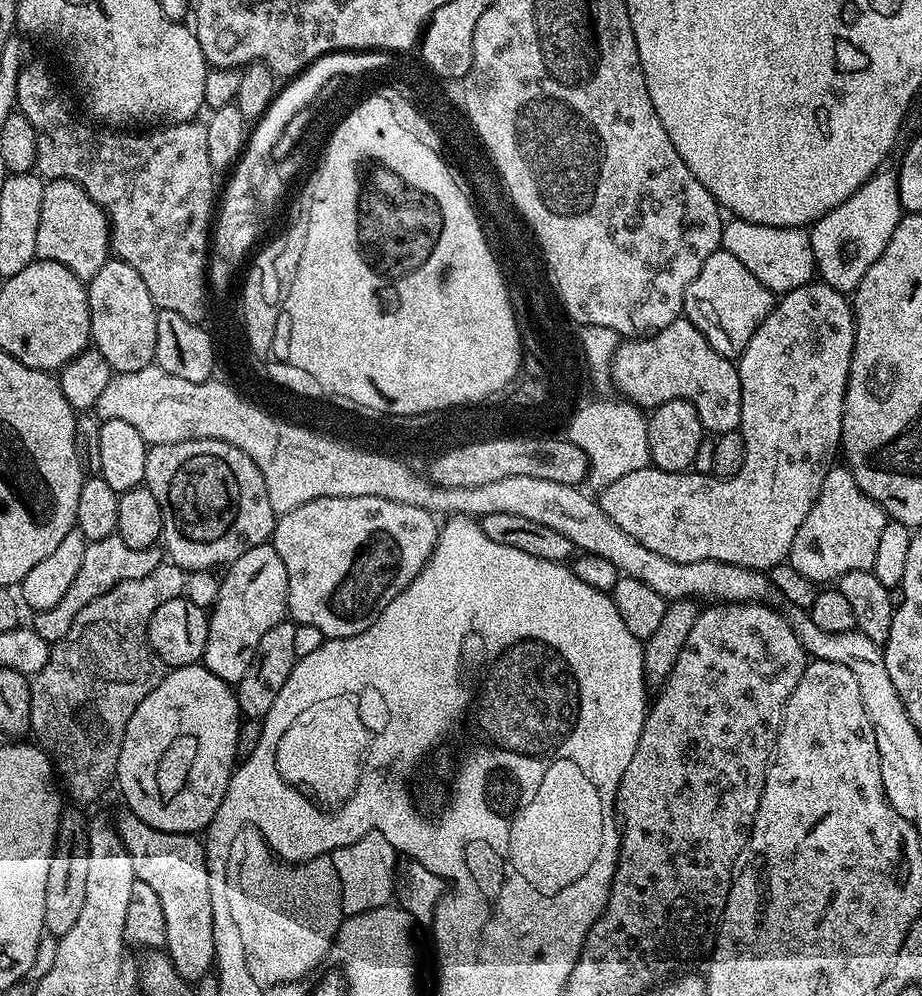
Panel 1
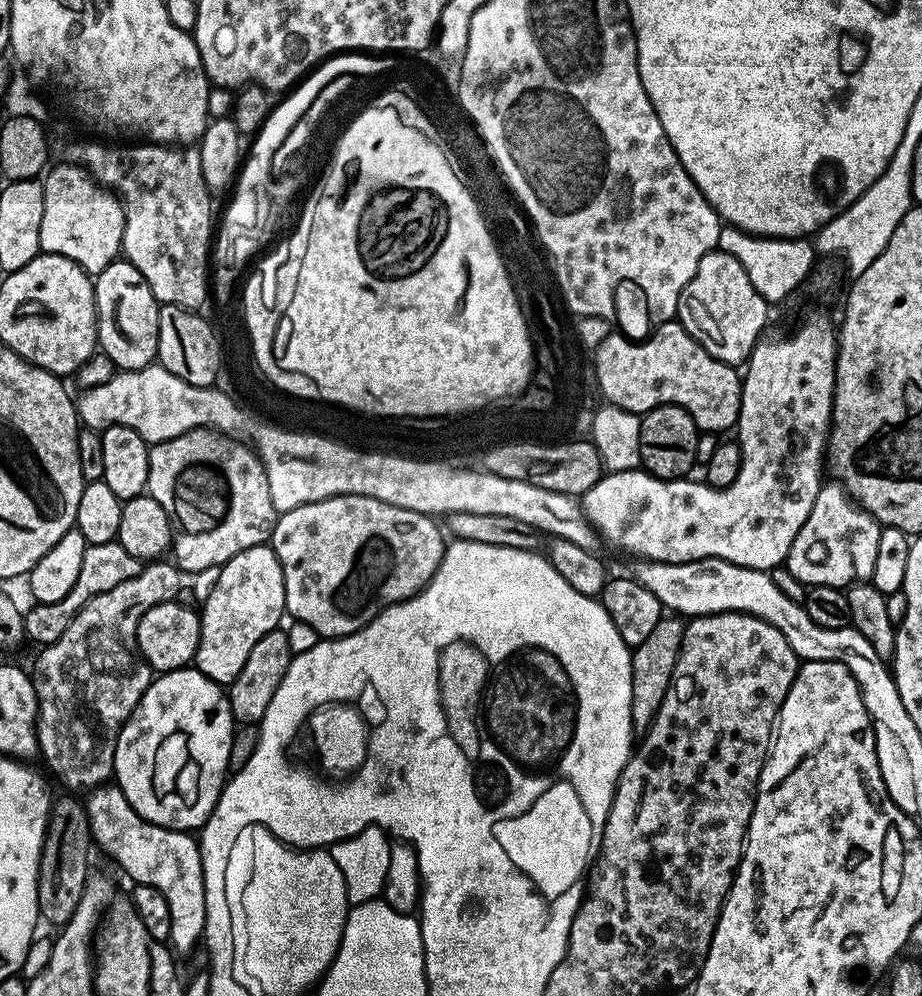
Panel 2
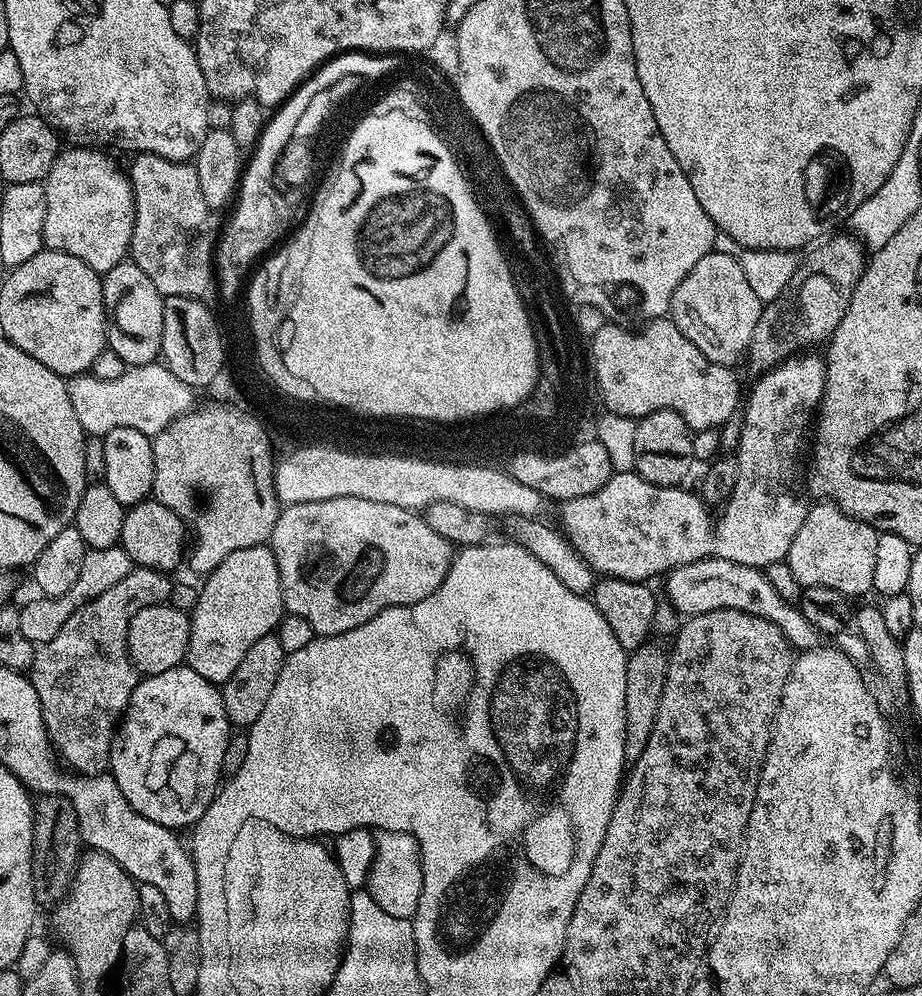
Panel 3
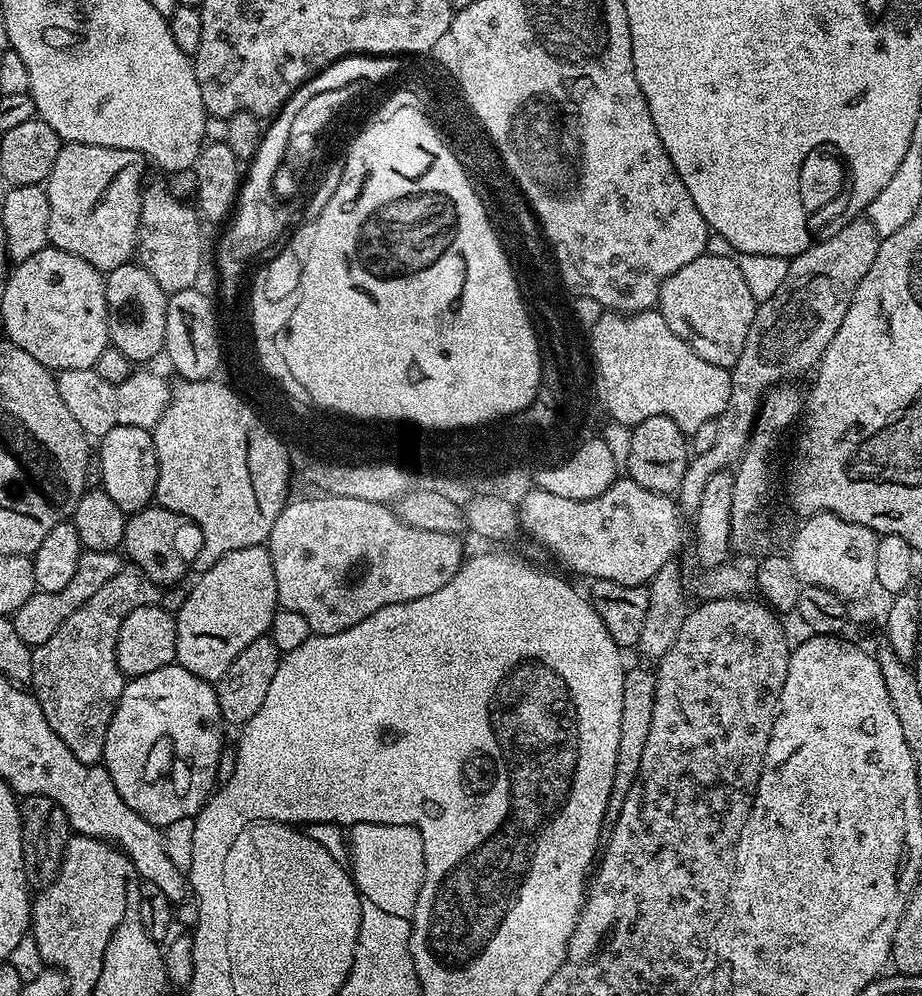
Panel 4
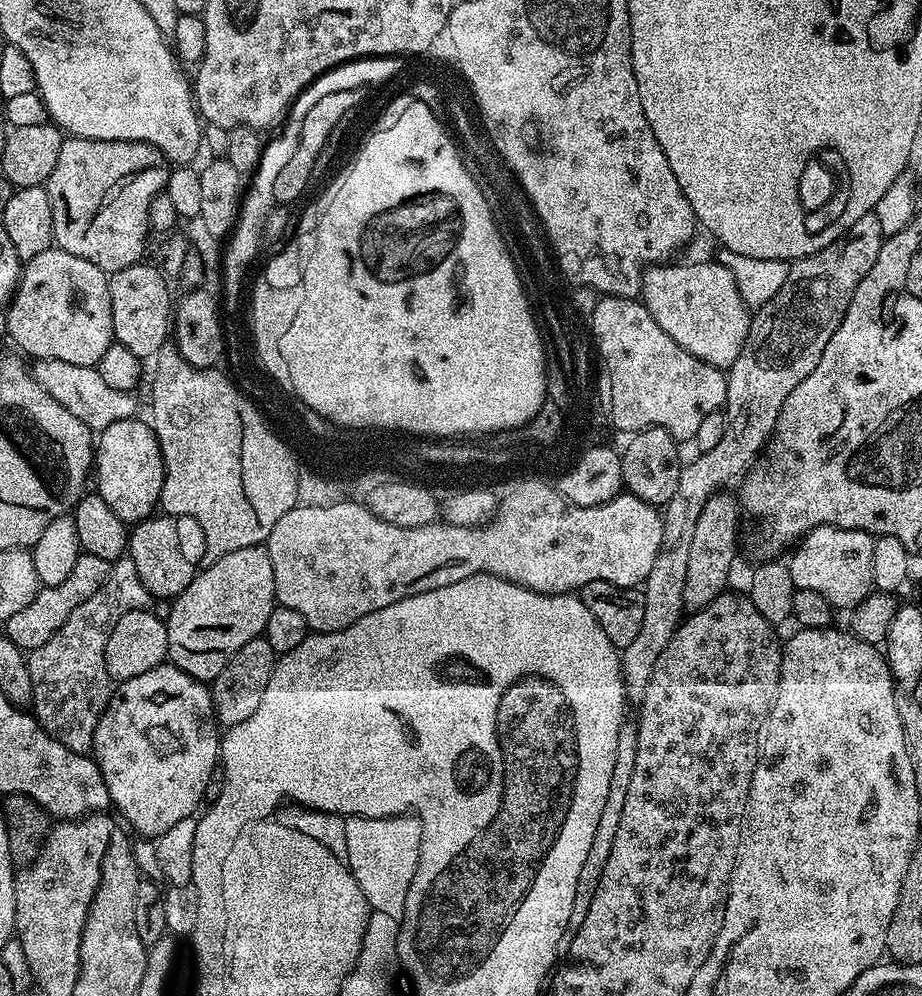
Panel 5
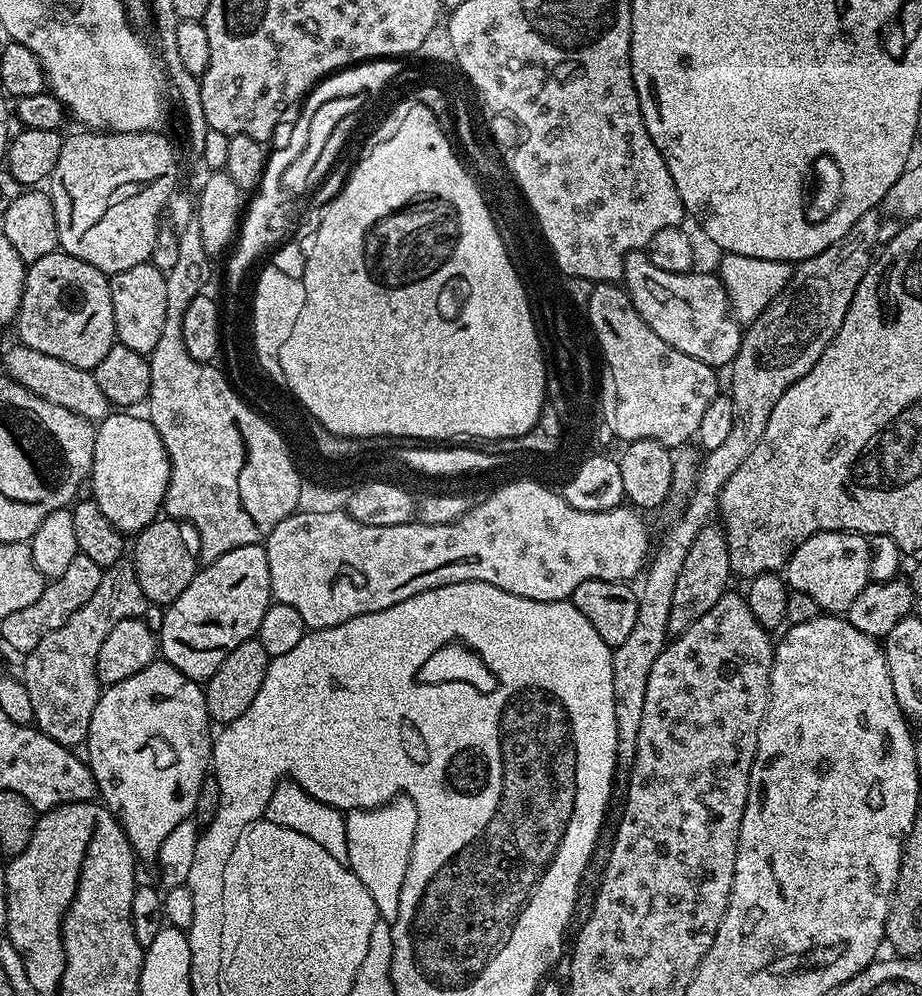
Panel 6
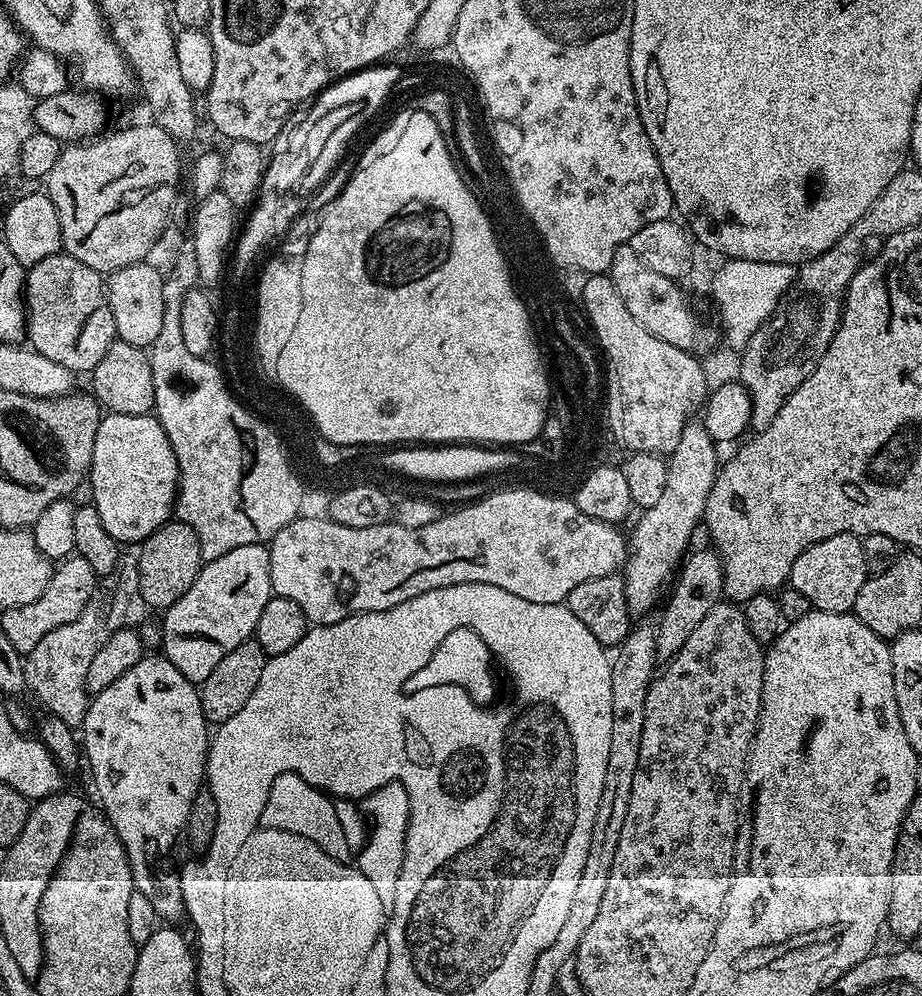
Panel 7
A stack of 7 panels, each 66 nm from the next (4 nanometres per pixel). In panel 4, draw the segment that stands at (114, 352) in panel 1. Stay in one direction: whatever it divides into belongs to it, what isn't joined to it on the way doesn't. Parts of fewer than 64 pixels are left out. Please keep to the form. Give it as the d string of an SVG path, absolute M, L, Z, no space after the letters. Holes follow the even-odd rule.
M129 262L118 266L113 272L104 276L104 289L106 290L106 306L108 307L108 339L111 347L122 350L122 354L126 354L126 358L133 362L139 360L152 360L156 355L164 352L164 339L166 338L166 306L168 305L169 293L162 290L162 286L158 286L158 282L154 282L154 278L150 278L150 274L138 262Z

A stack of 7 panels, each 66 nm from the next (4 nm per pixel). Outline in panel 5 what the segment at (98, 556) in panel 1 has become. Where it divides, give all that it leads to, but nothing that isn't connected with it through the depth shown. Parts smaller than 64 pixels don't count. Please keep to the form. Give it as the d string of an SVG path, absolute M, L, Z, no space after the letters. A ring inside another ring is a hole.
M81 551L78 562L74 562L74 570L70 570L70 574L62 581L62 586L41 587L30 606L22 606L18 614L3 621L2 631L14 642L14 646L23 650L42 646L59 630L62 622L66 622L66 618L70 618L70 614L74 614L74 610L78 610L78 606L86 602L86 598L91 598L101 588L102 582L106 582L106 574L110 574L111 569L112 564L106 558L98 558L94 554Z

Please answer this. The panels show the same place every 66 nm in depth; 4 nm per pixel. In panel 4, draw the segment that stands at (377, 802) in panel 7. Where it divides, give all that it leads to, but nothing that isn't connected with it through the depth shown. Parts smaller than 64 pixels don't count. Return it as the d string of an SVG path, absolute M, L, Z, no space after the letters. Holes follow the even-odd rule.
M358 823L351 825L348 840L352 877L361 897L393 916L411 919L425 880L421 832L412 824Z

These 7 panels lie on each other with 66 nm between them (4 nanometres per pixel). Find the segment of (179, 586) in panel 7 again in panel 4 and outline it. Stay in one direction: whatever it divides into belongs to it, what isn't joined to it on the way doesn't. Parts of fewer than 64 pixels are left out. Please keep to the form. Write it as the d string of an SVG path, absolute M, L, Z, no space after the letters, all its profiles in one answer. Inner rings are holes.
M149 506L141 512L131 513L124 521L124 543L122 552L146 578L155 584L167 586L176 584L195 565L202 550L204 539L202 530L190 518L174 510L159 506Z

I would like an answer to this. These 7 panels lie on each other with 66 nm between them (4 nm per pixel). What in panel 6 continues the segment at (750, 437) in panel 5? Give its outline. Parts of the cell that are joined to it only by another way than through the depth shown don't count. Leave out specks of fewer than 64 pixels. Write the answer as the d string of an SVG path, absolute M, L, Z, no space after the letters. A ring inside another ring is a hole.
M873 210L862 214L862 218L858 218L858 222L854 222L851 230L842 238L838 238L838 242L834 242L834 246L822 250L822 254L814 254L814 258L799 261L795 265L792 277L788 279L786 287L772 299L772 305L760 315L760 319L752 321L743 329L740 349L730 365L730 371L732 371L730 399L734 406L734 426L730 426L730 435L726 437L726 442L722 442L722 446L718 446L718 450L707 453L703 457L705 460L699 461L696 470L696 484L688 495L686 503L681 507L685 508L681 510L680 517L669 526L668 533L661 540L657 550L655 547L650 563L643 573L644 585L638 588L640 605L638 606L638 618L634 622L634 630L630 630L626 642L622 642L622 646L618 646L612 653L614 722L618 722L616 767L621 773L631 772L632 763L636 757L638 726L642 726L642 705L646 703L646 678L650 678L650 666L654 666L658 654L662 654L664 645L670 639L668 630L670 602L674 599L674 585L678 583L678 573L682 571L682 561L686 558L687 552L690 551L690 542L694 542L698 530L702 530L713 519L718 508L720 491L722 486L726 486L730 474L734 474L734 470L738 470L738 466L742 466L742 462L746 462L746 458L750 458L750 450L754 450L754 446L758 446L758 438L762 438L762 433L766 430L766 422L770 422L770 413L774 411L778 398L782 398L782 394L786 394L786 390L790 386L794 386L794 382L798 382L798 378L810 374L814 362L818 362L818 358L822 358L826 346L838 334L838 330L842 326L842 318L846 318L846 310L850 310L854 290L858 290L858 282L862 282L866 270L871 266L874 259L874 252L871 252L871 248L875 246L876 235L880 232L878 213L879 211Z

